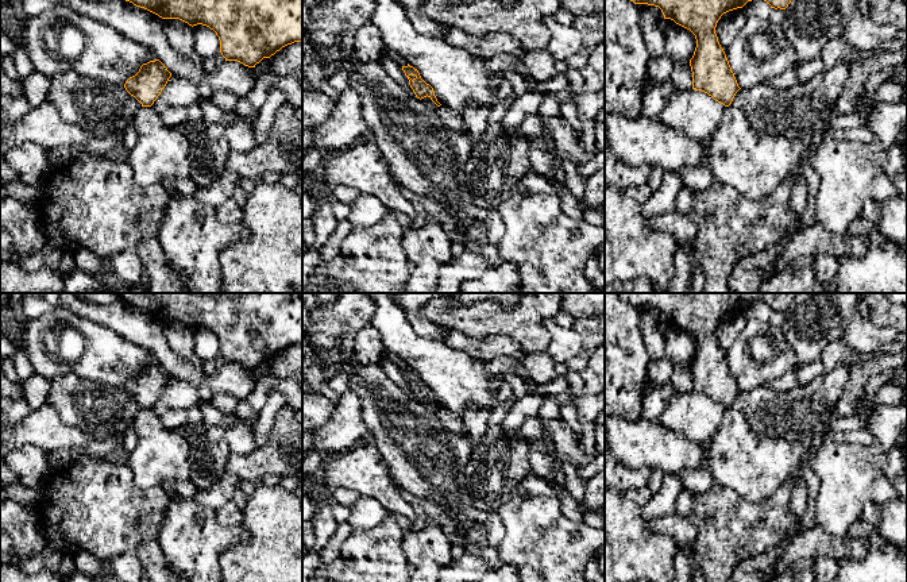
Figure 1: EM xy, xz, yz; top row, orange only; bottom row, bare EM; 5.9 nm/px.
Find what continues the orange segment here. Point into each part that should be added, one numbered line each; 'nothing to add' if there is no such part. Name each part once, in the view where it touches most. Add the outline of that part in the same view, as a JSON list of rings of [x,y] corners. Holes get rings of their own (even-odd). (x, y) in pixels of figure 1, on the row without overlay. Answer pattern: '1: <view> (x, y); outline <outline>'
nothing to add

